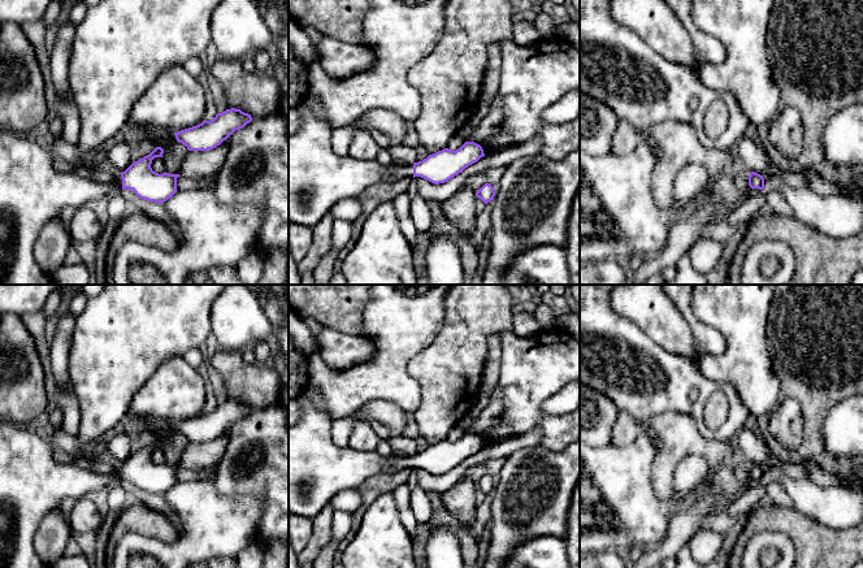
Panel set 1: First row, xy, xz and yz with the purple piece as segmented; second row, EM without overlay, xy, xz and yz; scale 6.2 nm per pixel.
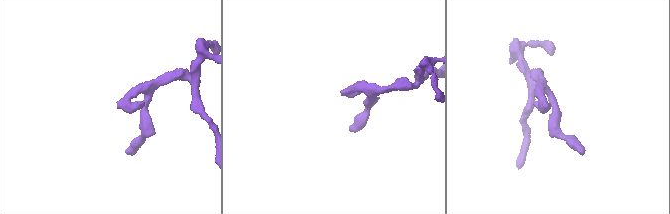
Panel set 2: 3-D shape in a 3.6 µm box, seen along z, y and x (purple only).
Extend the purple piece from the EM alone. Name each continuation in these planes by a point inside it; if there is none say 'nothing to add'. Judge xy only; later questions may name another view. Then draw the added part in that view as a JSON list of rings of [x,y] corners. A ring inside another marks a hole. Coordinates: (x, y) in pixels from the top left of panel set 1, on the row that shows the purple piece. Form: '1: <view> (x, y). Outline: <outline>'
1: xy (33, 193). Outline: [[[0,130],[0,285],[53,285],[52,277],[45,273],[35,261],[35,243],[43,226],[58,217],[65,208],[79,208],[87,205],[91,200],[103,199],[109,194],[122,191],[121,173],[117,173],[113,181],[108,183],[95,182],[79,177],[74,170],[58,172],[53,166],[53,155],[42,147],[31,135],[19,133],[4,133]]]

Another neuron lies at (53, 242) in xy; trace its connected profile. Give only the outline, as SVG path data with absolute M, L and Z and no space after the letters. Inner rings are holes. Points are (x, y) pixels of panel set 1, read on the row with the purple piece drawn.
M60 216L45 224L35 243L35 261L49 276L65 265L65 256L73 247L69 229L61 222Z

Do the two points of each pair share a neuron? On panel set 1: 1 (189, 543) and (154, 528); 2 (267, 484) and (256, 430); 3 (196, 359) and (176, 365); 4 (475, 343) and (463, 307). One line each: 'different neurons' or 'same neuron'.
1: different neurons
2: same neuron
3: different neurons
4: same neuron

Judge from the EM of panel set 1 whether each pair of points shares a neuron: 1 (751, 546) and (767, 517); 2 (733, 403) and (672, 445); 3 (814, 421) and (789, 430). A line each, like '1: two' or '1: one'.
1: two
2: two
3: two

